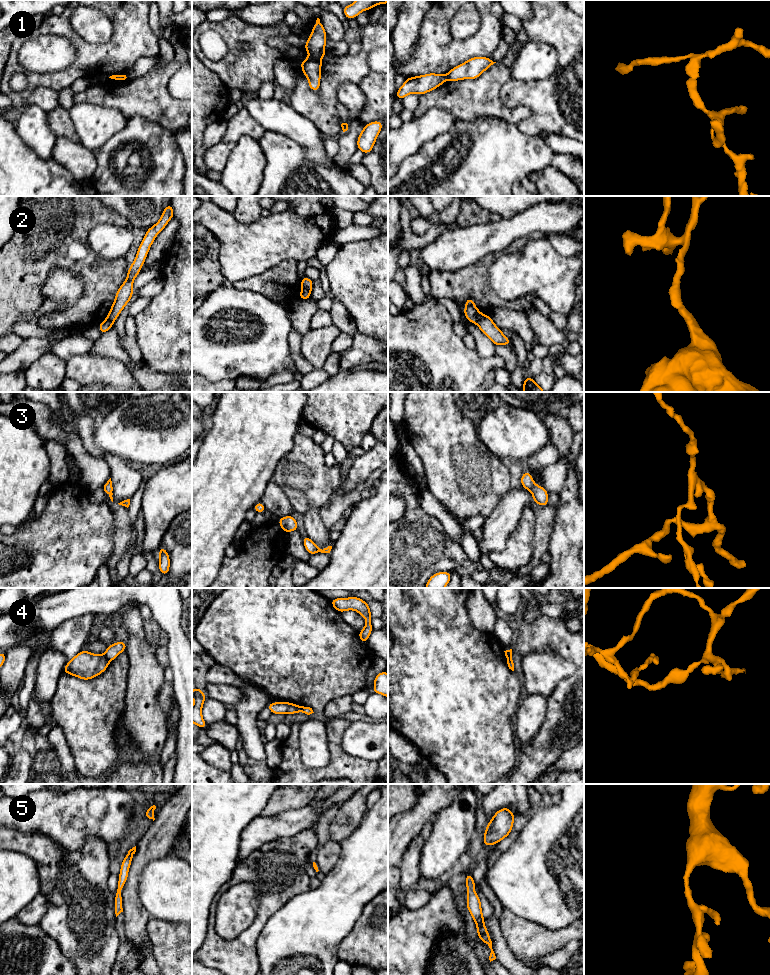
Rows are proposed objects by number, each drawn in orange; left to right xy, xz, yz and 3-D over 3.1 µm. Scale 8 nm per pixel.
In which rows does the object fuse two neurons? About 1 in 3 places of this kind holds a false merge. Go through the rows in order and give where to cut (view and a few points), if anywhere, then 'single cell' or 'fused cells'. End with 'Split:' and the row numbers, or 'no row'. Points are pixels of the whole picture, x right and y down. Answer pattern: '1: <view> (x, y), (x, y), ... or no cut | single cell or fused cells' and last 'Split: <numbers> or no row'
1: xz (310, 56), (319, 60) | fused cells
2: yz (484, 315), (476, 323) | fused cells
3: no cut | single cell
4: xy (103, 655), (109, 661) | fused cells
5: no cut | single cell
Split: 1, 2, 4

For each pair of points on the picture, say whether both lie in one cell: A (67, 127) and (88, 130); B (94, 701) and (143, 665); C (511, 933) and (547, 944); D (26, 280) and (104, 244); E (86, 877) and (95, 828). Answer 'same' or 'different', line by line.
A: different
B: different
C: same
D: different
E: different

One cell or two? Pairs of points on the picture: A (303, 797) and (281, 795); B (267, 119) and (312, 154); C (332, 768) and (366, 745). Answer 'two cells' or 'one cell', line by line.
A: one cell
B: one cell
C: two cells

